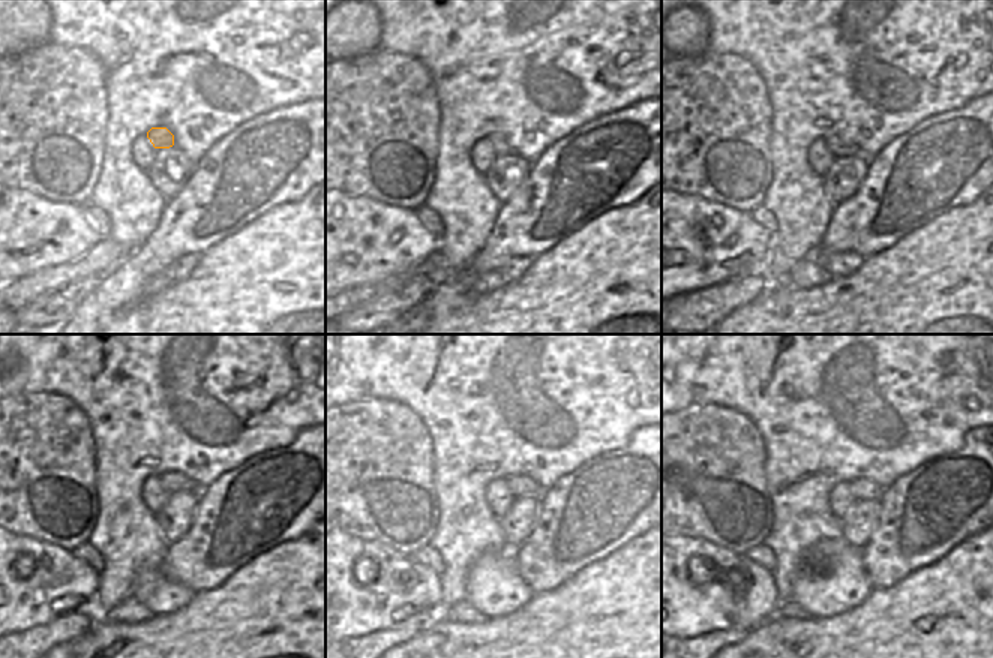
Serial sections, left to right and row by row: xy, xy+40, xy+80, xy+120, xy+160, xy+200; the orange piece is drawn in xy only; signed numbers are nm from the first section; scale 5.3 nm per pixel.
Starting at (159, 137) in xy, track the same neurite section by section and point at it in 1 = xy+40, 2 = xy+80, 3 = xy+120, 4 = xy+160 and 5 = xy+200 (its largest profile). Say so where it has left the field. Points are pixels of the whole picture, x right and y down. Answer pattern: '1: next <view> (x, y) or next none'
1: next xy+40 (498, 141)
2: next xy+80 (839, 149)
3: next xy+120 (171, 481)
4: next xy+160 (521, 486)
5: next xy+200 (861, 489)

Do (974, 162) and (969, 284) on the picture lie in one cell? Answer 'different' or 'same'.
different

